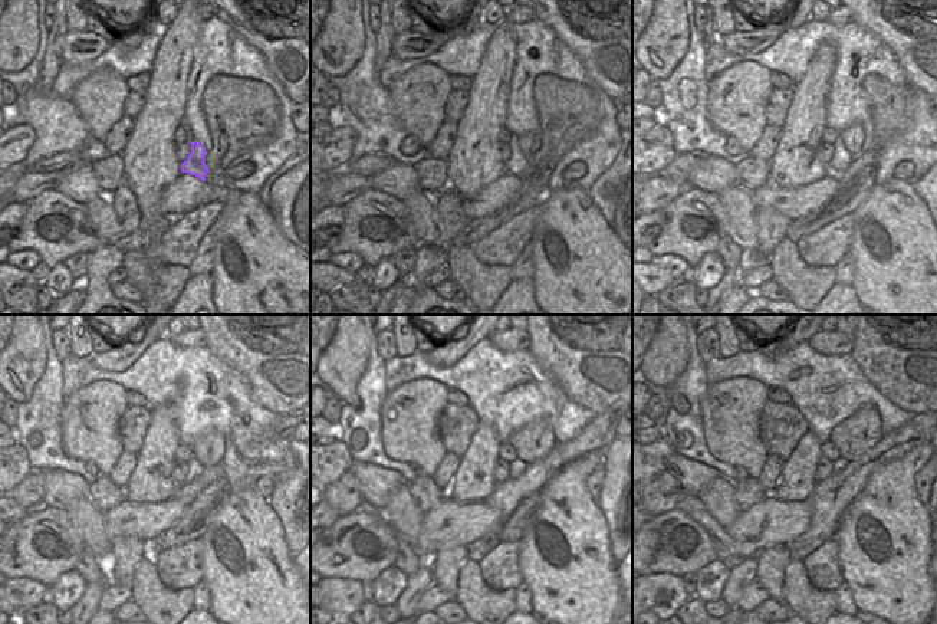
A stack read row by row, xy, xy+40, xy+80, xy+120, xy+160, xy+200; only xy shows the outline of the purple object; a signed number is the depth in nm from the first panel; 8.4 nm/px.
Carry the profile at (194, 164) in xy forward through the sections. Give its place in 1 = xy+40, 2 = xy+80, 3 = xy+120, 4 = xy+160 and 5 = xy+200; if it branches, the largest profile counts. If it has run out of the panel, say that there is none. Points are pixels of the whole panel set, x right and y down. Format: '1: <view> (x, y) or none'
1: xy+40 (522, 148)
2: xy+80 (848, 143)
3: xy+120 (209, 449)
4: xy+160 (532, 442)
5: xy+200 (855, 436)

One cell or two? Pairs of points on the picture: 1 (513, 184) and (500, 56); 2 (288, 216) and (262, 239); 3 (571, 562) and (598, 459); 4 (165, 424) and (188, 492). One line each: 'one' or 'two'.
1: two
2: two
3: one
4: two

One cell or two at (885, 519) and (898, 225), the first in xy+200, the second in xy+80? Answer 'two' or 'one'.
one

